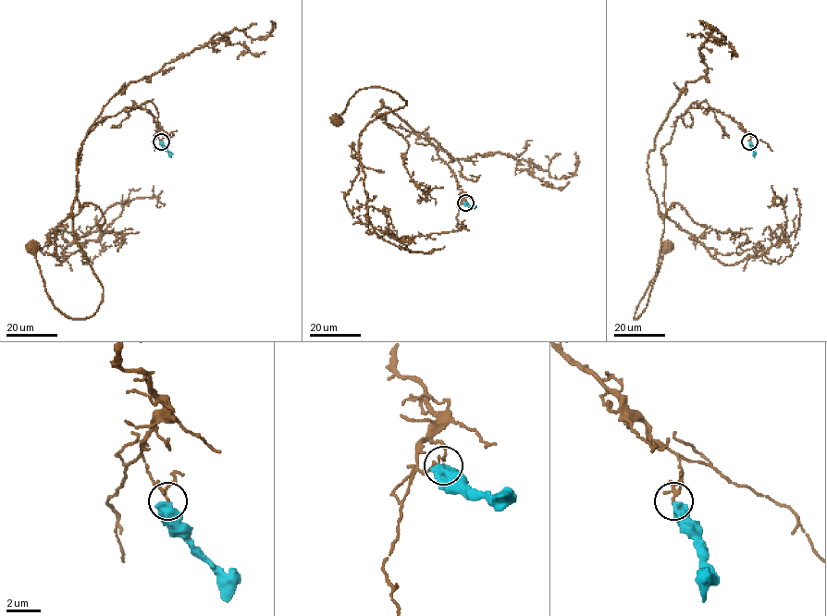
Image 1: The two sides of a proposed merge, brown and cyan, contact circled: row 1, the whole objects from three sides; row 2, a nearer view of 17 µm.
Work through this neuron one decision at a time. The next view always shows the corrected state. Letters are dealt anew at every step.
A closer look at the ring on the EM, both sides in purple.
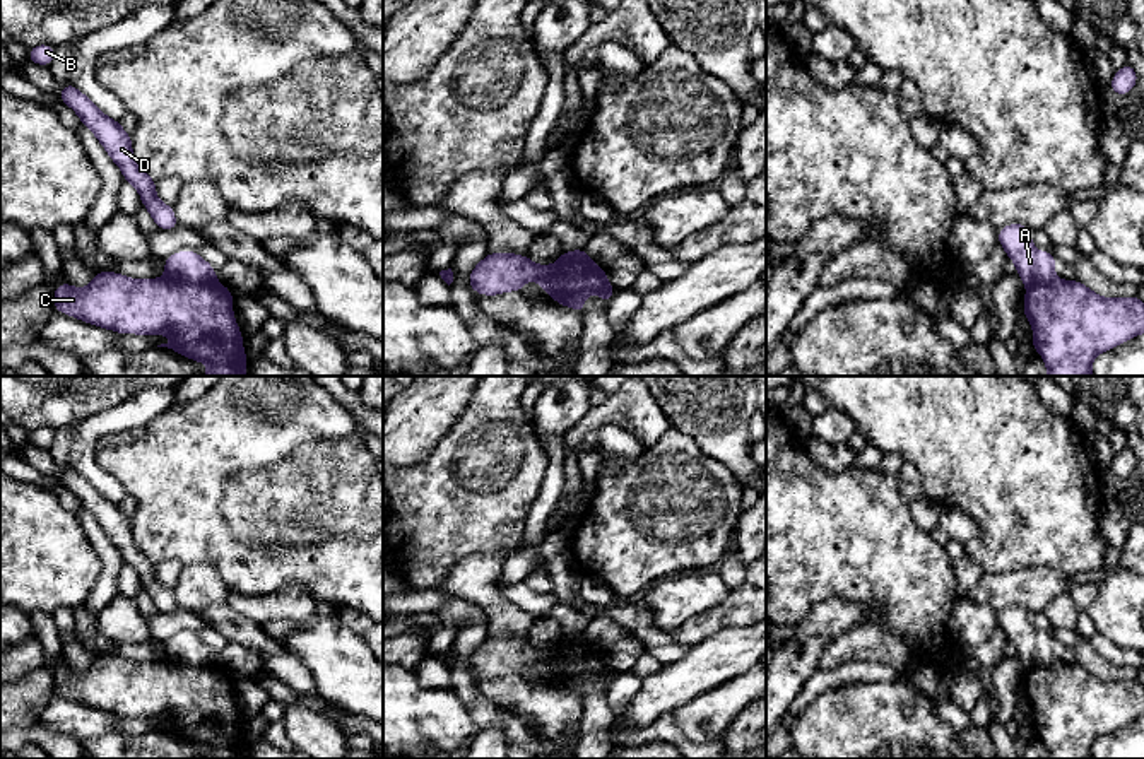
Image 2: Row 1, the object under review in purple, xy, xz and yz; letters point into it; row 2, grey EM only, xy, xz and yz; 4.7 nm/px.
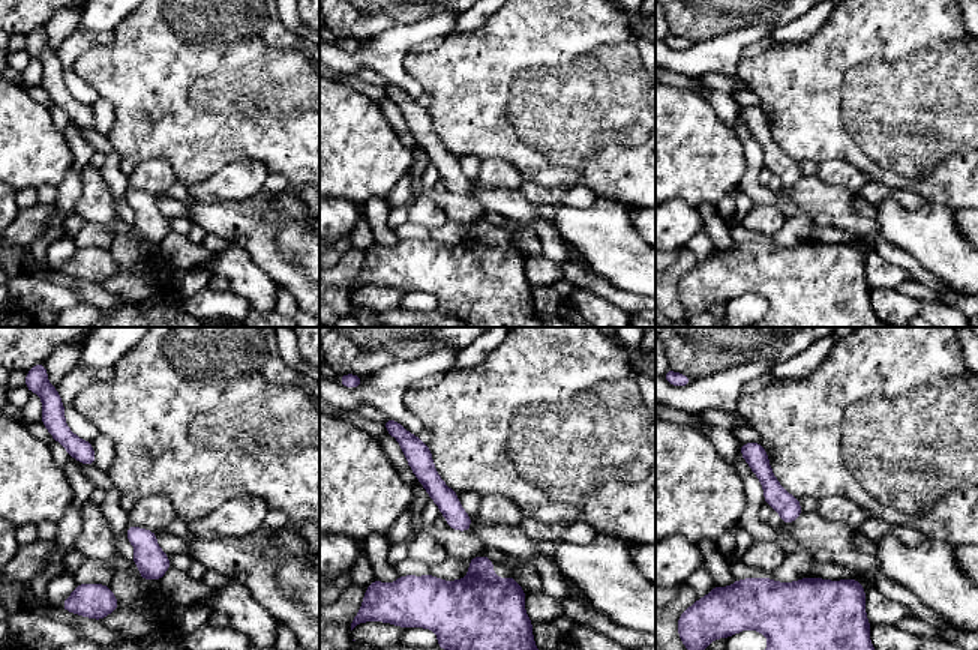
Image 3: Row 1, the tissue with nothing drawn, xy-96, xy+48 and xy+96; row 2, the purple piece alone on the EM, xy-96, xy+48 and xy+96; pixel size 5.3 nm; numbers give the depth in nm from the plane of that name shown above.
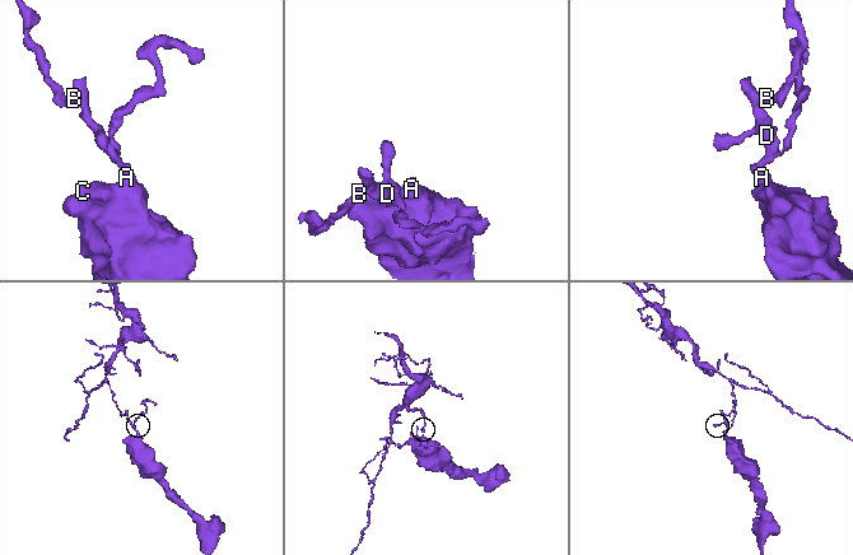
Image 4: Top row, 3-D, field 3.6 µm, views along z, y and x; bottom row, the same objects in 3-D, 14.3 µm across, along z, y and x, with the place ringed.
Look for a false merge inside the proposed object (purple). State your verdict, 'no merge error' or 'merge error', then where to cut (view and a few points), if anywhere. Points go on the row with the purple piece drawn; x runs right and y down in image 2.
merge error | xy (166, 276), (190, 282), (209, 282), (214, 279)

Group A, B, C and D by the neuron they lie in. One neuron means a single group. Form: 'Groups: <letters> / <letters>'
Groups: A B D / C

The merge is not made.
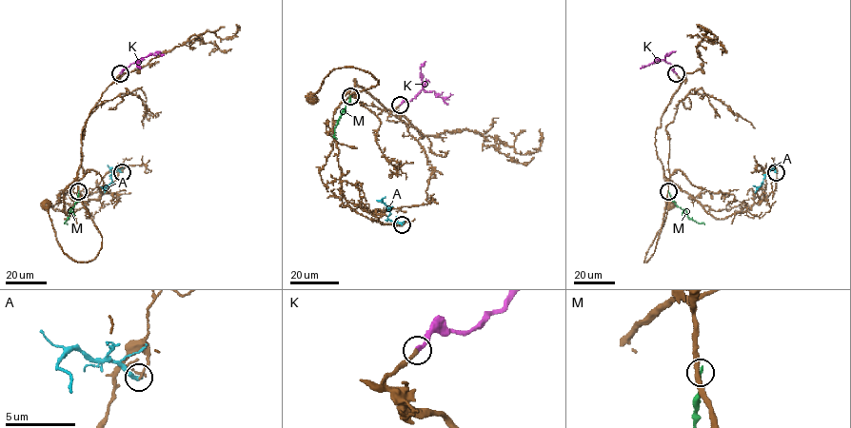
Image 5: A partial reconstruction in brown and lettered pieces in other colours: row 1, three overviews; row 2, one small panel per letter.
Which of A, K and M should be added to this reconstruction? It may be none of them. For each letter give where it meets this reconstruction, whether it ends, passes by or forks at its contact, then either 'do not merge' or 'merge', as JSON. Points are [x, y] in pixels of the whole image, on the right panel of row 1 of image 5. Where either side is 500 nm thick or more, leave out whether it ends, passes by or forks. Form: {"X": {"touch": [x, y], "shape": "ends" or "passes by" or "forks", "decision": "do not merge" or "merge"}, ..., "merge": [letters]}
{"A": {"touch": [776, 172], "shape": "ends", "decision": "do not merge"}, "K": {"touch": [676, 73], "shape": "ends", "decision": "merge"}, "M": {"touch": [668, 191], "shape": "ends", "decision": "do not merge"}, "merge": ["K"]}

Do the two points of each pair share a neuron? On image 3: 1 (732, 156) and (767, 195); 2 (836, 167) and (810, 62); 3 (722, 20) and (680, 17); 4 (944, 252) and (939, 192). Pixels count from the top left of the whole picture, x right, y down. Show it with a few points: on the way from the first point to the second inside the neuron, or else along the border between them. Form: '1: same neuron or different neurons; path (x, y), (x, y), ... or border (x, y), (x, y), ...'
1: different neurons; border (735, 135), (744, 155), (744, 174), (740, 185)
2: different neurons; border (819, 162), (830, 159), (848, 161), (866, 176)
3: same neuron; path (711, 17), (690, 17)
4: different neurons; border (927, 201), (945, 204), (954, 210)

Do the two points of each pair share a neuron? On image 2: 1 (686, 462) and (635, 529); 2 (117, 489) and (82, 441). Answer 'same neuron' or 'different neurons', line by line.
1: same neuron
2: same neuron

